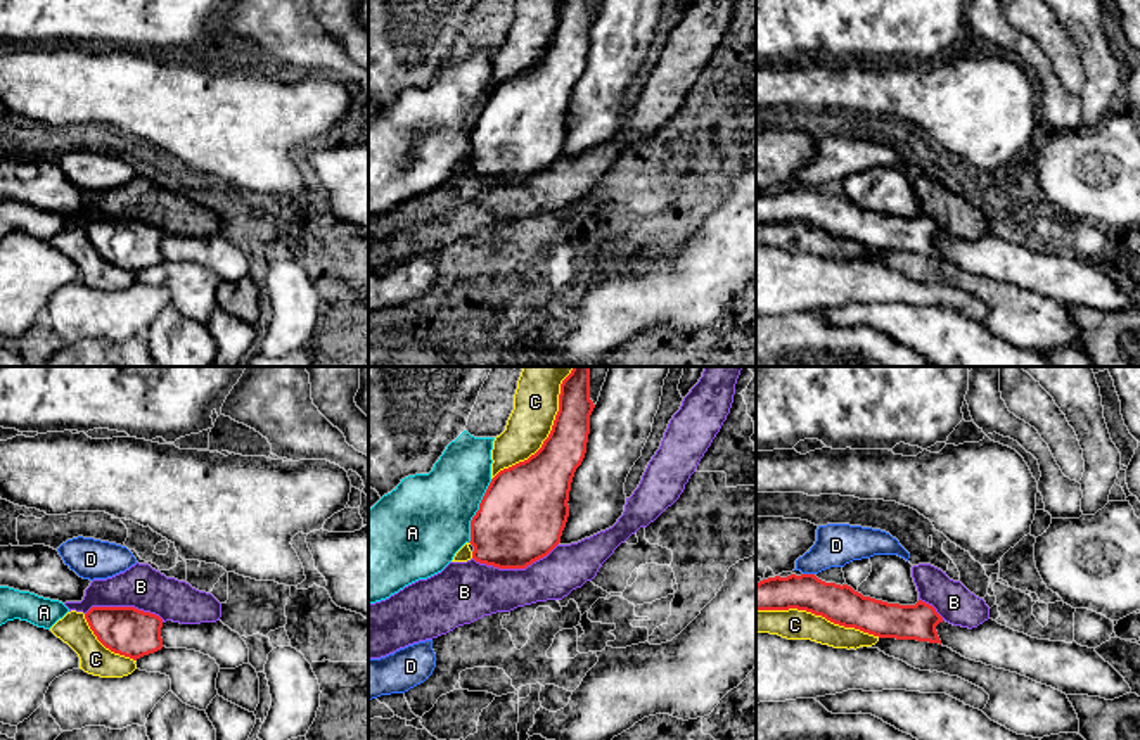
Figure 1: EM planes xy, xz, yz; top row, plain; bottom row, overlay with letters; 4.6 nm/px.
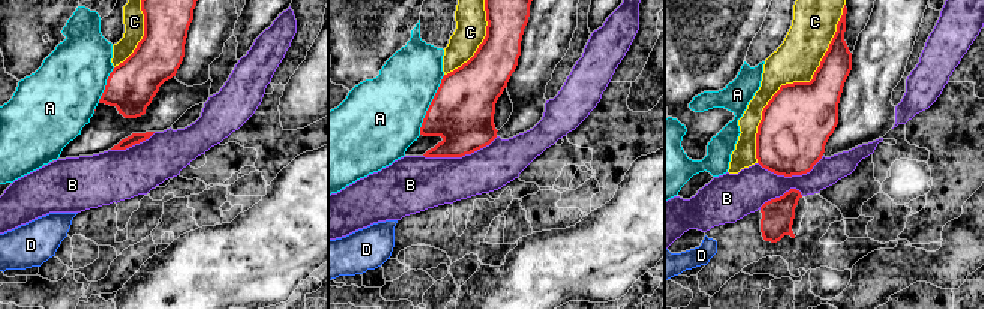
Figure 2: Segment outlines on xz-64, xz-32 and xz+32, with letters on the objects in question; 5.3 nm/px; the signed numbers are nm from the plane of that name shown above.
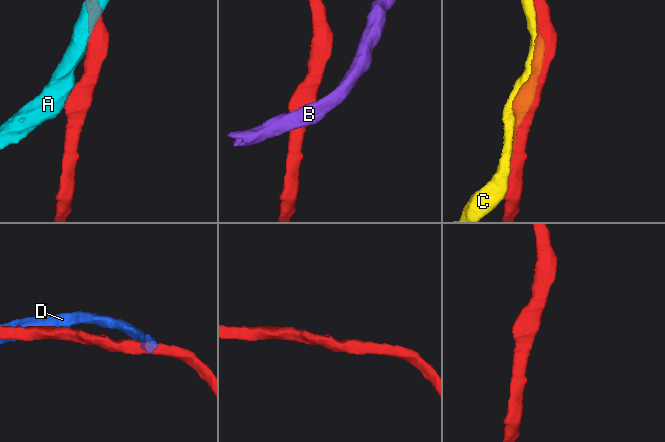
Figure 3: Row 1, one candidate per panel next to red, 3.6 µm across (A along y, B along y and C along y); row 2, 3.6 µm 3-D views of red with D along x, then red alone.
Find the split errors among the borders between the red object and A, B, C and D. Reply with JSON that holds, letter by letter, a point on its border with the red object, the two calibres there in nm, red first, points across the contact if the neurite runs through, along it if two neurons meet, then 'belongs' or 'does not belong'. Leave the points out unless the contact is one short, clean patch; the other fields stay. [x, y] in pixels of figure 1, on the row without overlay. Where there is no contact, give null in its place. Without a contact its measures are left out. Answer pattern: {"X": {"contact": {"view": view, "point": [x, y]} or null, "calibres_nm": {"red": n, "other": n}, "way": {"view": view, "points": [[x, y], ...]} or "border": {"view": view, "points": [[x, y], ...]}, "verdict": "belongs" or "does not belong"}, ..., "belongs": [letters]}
{"A": {"contact": {"view": "xz", "point": [478, 123]}, "calibres_nm": {"red": 400, "other": 400}, "verdict": "does not belong"}, "B": {"contact": {"view": "xz", "point": [514, 180]}, "calibres_nm": {"red": 400, "other": 280}, "verdict": "does not belong"}, "C": {"contact": {"view": "yz", "point": [819, 227]}, "calibres_nm": {"red": 180, "other": 140}, "verdict": "does not belong"}, "D": {"contact": {"view": "yz", "point": [808, 187]}, "calibres_nm": {"red": 180, "other": 200}, "verdict": "does not belong"}, "belongs": []}

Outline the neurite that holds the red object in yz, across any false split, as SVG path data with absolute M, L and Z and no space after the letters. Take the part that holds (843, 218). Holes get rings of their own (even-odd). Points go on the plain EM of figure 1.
M791 187L787 190L775 188L756 197L756 223L789 221L806 223L822 228L834 237L855 240L879 251L917 252L941 258L936 239L943 235L943 230L932 218L922 213L915 218L887 216L863 209L848 197L841 199L836 195L825 195L815 187Z

